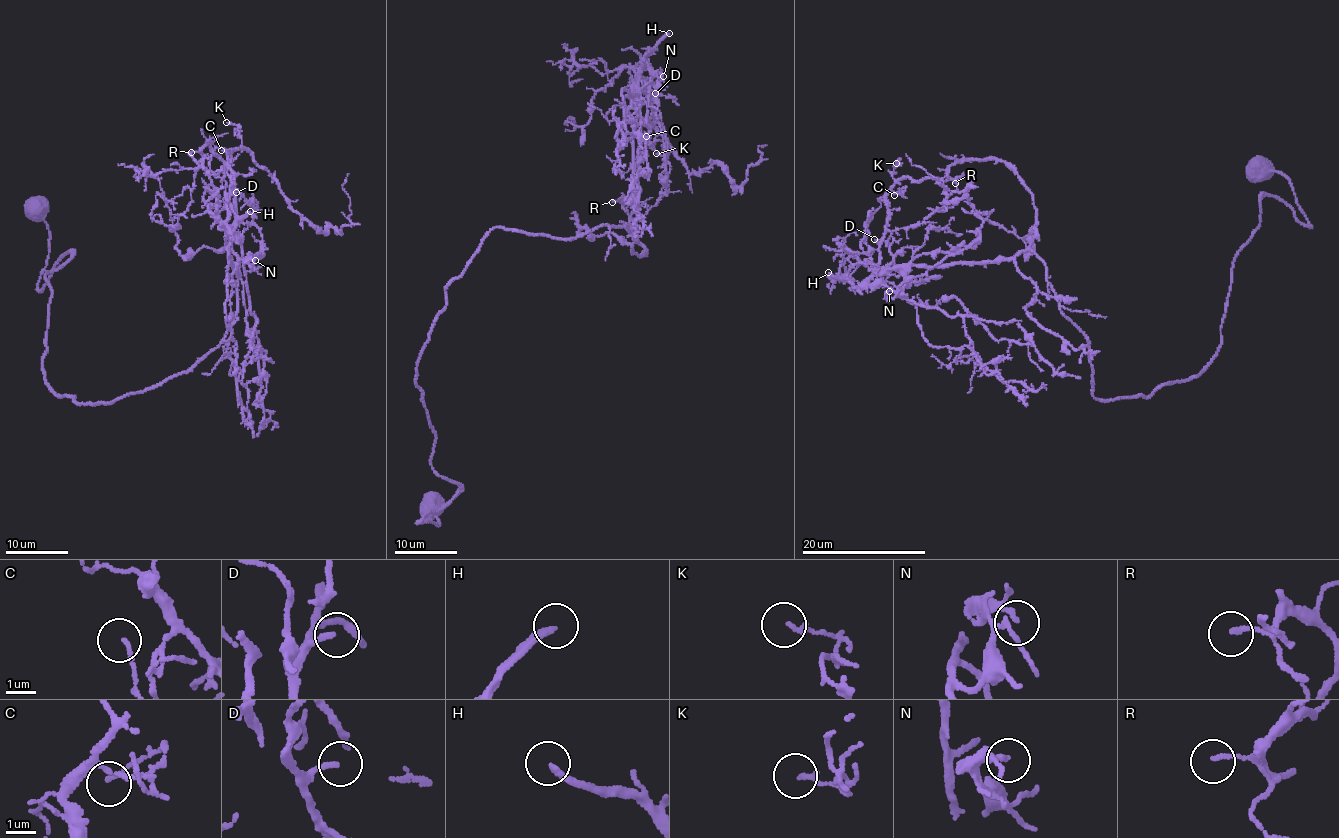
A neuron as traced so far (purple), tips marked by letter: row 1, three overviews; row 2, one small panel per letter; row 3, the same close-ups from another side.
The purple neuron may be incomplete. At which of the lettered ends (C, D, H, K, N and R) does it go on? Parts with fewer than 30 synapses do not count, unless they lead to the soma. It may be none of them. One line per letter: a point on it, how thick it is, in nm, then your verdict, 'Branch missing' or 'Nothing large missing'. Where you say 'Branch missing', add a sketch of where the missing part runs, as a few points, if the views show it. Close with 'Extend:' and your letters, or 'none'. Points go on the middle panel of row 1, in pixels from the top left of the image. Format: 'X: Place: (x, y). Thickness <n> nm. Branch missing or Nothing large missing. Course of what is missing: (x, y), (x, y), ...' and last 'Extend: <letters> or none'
C: Place: (646, 136). Thickness 120 nm. Nothing large missing
D: Place: (655, 93). Thickness 150 nm. Branch missing. Course of what is missing: (655, 93), (670, 89), (676, 97), (702, 85)
H: Place: (669, 33). Thickness 260 nm. Branch missing
K: Place: (656, 153). Thickness 140 nm. Nothing large missing
N: Place: (663, 76). Thickness 160 nm. Nothing large missing
R: Place: (612, 202). Thickness 140 nm. Nothing large missing
Extend: D, H

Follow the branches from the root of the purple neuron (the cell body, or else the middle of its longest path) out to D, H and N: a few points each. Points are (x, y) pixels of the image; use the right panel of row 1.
D: (1259, 167), (1309, 226), (1261, 199), (1217, 355), (1145, 397), (1094, 397), (1033, 251), (878, 272), (874, 239)
H: (1259, 167), (1309, 226), (1261, 199), (1217, 355), (1145, 397), (1094, 397), (1029, 249), (828, 272)
N: (1259, 167), (1309, 226), (1261, 199), (1217, 355), (1145, 397), (1094, 397), (1029, 249), (867, 284), (889, 291)

